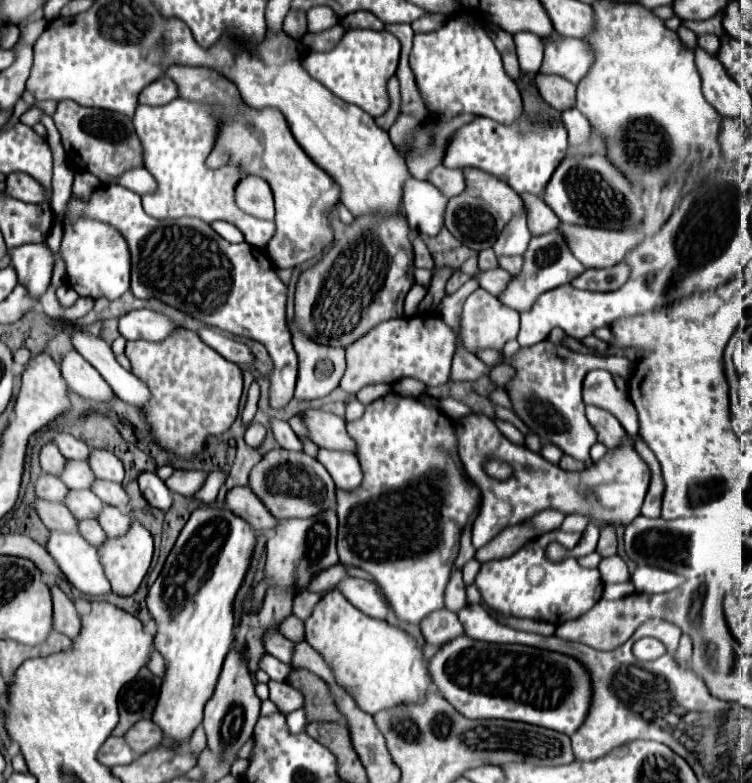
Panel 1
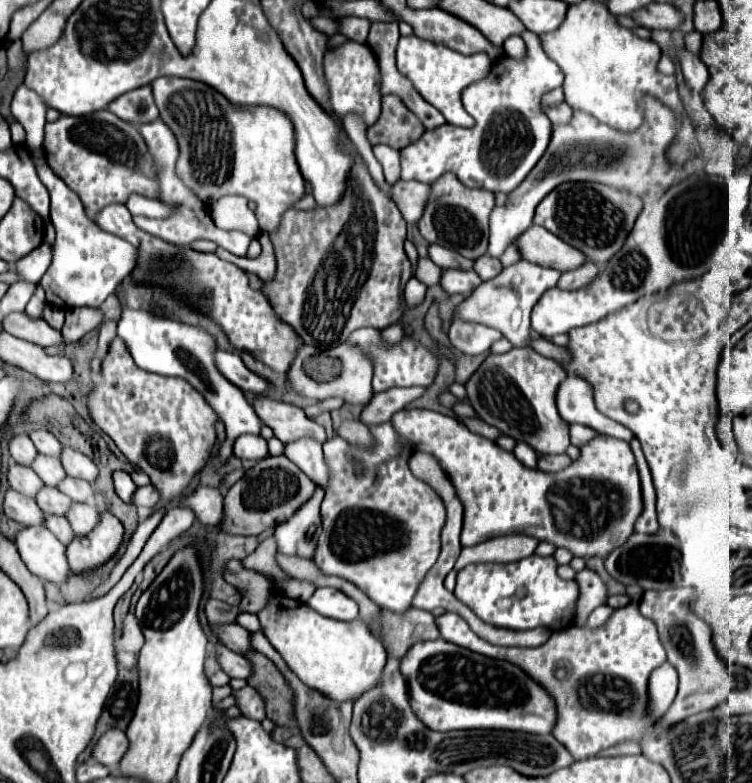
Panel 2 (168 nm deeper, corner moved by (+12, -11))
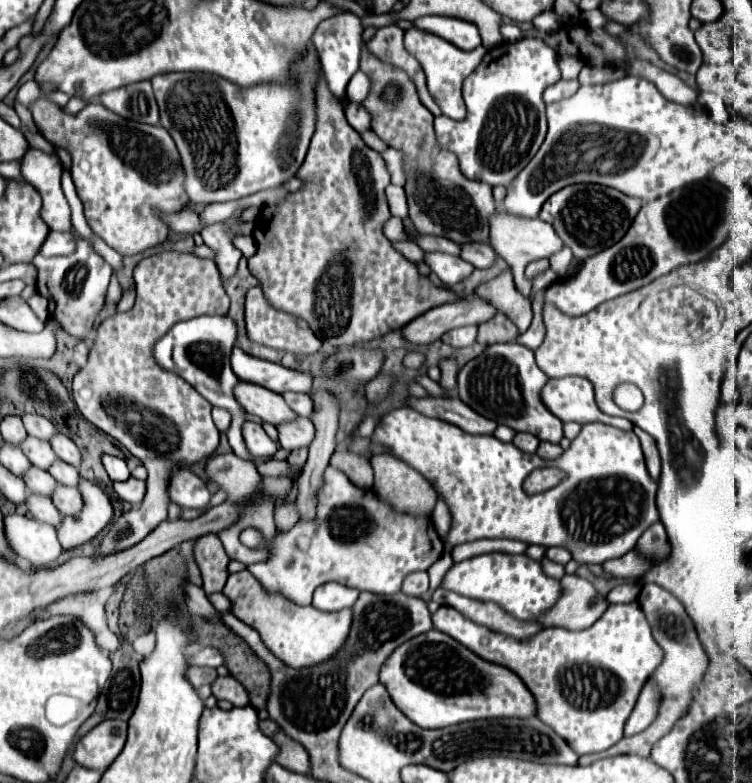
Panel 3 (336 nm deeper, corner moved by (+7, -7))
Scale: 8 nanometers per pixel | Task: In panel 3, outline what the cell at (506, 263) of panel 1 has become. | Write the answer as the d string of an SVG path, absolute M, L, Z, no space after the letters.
M462 243L460 245L460 257L468 263L472 263L476 269L488 269L494 259L496 259L496 253L490 249L488 243Z

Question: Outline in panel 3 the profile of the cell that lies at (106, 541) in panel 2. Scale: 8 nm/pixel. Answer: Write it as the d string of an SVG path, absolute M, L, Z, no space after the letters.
M82 479L80 493L84 499L84 507L80 509L80 515L62 517L62 523L56 529L58 541L64 549L72 549L76 545L94 539L112 519L110 499L98 485Z

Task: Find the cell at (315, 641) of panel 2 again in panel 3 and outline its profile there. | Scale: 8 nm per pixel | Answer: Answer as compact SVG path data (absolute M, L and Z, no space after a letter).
M248 569L230 575L222 593L232 603L232 615L256 629L260 633L260 639L264 639L264 645L288 667L310 667L330 659L342 647L350 631L350 609L324 613L312 605L300 607L282 595L268 595Z

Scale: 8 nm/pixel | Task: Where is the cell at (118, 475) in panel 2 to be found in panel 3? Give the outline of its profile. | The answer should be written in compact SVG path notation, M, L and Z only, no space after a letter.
M104 453L102 455L102 463L104 463L104 469L106 469L106 473L110 475L112 481L126 481L130 477L130 469L128 469L124 459Z

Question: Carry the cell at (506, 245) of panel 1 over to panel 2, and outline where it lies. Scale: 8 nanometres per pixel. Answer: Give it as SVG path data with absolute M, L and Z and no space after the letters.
M653 97L645 99L643 105L647 121L635 133L611 129L581 111L573 113L569 125L553 127L551 143L541 161L535 165L535 171L531 171L527 179L513 193L509 193L505 207L493 209L489 221L491 237L487 253L491 257L501 257L503 251L531 227L535 207L541 203L541 199L565 181L597 181L643 197L647 193L665 193L675 181L697 173L703 167L699 157L687 161L683 167L671 167L665 159L665 149L673 141L679 127L673 113Z

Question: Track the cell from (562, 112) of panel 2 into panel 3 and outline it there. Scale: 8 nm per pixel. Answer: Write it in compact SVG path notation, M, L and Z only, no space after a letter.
M560 79L556 81L552 87L548 87L544 91L544 103L554 103L554 101L560 101L560 99L566 99L566 97L572 97L576 91L578 91L580 83L578 79Z

